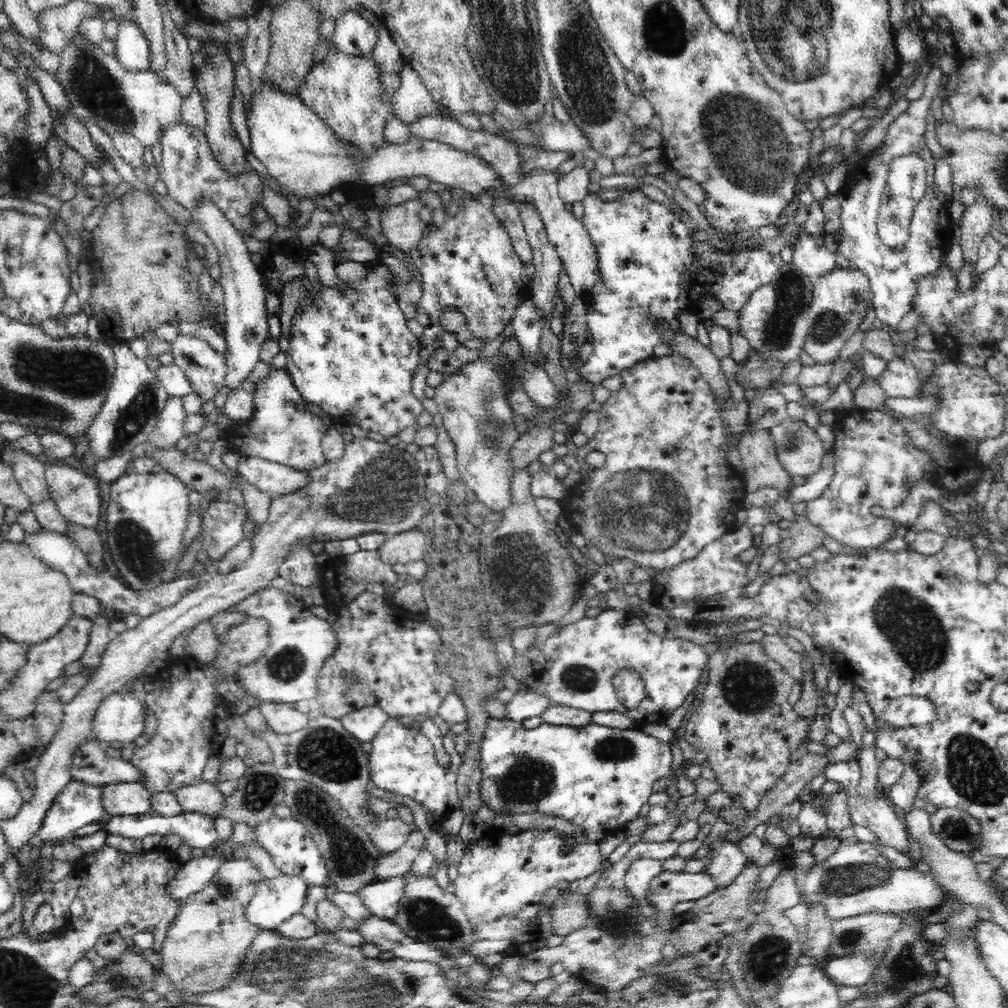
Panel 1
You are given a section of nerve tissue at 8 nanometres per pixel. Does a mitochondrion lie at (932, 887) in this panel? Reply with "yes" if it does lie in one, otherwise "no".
no

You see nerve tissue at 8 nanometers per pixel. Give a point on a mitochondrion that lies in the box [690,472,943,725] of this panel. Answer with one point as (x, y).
(750, 688)

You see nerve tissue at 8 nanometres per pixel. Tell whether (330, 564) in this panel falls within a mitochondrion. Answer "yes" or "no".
no

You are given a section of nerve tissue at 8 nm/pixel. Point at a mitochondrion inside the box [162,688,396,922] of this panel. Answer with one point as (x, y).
(349, 857)

